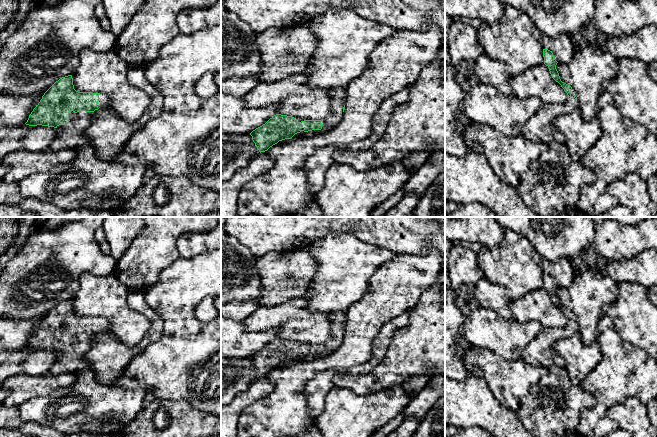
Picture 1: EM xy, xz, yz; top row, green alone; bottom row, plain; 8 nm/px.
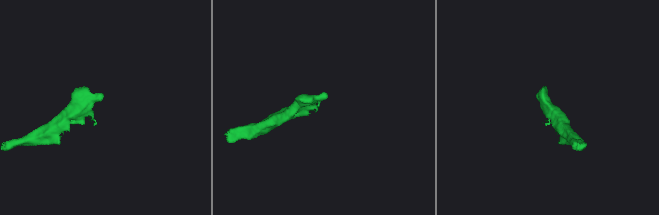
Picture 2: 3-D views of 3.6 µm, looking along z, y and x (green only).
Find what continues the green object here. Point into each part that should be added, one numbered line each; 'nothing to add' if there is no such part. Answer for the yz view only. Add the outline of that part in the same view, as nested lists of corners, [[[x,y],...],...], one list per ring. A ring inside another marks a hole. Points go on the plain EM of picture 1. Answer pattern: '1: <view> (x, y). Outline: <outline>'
1: yz (539, 351). Outline: [[[571,313],[571,320],[562,328],[542,327],[536,337],[530,341],[523,351],[522,360],[542,367],[564,367],[565,360],[556,353],[554,343],[562,338],[577,334],[576,316]]]

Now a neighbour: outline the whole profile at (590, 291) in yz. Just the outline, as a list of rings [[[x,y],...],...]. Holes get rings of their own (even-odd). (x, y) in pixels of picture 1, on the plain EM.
[[[588,268],[576,274],[568,287],[557,287],[561,305],[576,316],[577,334],[585,345],[598,339],[603,308],[616,300],[618,287],[611,277]]]

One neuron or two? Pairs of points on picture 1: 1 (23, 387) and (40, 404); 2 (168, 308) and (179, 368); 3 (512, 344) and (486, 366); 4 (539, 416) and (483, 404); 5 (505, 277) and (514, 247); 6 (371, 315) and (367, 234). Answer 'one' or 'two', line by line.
1: two
2: one
3: two
4: two
5: one
6: two

